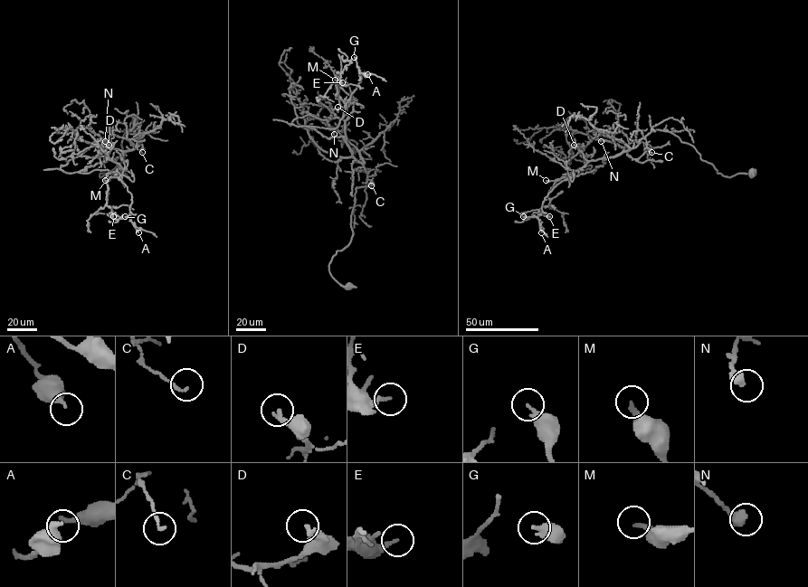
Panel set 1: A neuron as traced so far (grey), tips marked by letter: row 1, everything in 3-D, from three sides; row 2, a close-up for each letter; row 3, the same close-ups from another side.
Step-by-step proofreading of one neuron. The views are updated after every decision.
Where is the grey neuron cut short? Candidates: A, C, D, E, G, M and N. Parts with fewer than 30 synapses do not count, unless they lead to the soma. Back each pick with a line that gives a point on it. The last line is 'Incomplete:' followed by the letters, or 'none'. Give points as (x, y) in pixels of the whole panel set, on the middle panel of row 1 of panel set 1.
Incomplete: none

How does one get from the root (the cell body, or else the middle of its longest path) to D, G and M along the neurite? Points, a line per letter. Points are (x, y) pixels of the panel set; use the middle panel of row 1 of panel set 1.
D: (348, 285), (328, 264), (350, 241), (356, 189), (368, 184), (345, 122), (332, 111), (337, 107)
G: (348, 285), (328, 264), (352, 238), (367, 173), (343, 137), (308, 127), (338, 124), (361, 80), (354, 57)
M: (348, 285), (328, 264), (352, 238), (367, 173), (343, 137), (308, 127), (338, 124), (335, 80)

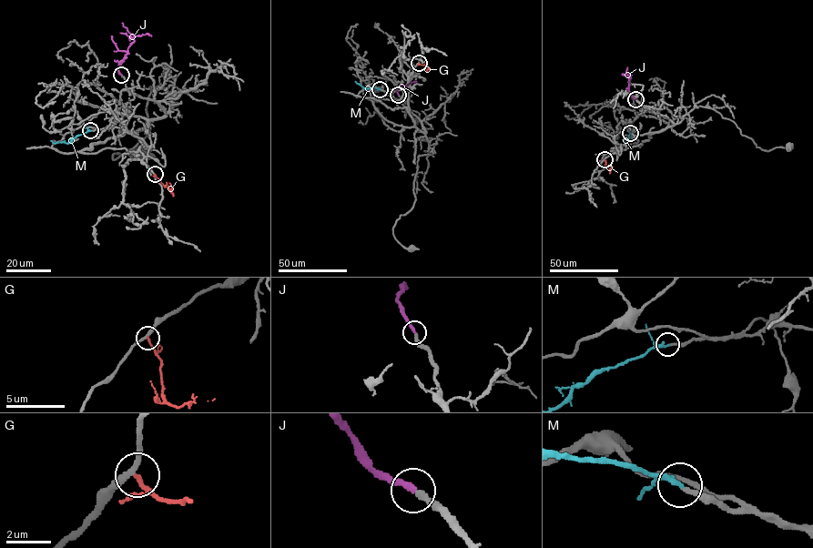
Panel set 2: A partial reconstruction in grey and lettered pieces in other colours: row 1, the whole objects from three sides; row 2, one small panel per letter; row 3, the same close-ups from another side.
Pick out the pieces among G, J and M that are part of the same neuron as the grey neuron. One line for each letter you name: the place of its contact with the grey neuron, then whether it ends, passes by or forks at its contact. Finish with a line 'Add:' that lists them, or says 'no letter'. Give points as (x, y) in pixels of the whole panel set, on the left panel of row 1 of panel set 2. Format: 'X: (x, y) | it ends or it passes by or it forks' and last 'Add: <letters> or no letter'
J: (121, 75) | it ends
M: (90, 130) | it ends
Add: J, M

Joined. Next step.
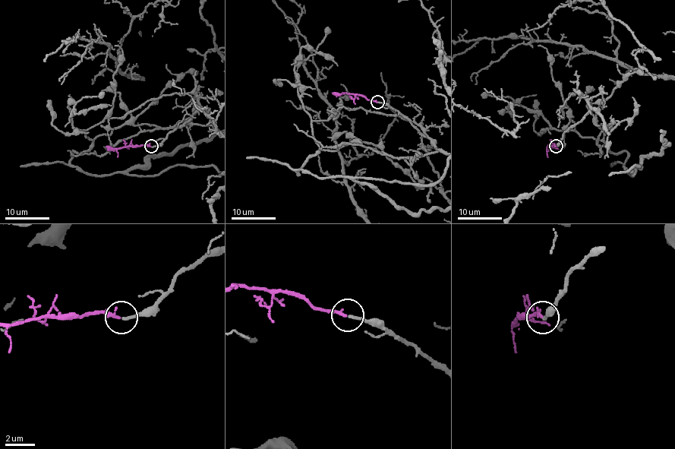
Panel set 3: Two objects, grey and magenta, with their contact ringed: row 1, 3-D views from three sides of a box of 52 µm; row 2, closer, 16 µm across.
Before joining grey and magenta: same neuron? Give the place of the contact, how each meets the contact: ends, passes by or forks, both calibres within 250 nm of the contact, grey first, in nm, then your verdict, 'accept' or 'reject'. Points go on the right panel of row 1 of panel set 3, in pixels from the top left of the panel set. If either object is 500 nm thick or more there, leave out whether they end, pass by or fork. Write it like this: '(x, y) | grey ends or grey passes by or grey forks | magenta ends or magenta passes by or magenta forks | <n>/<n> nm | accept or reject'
(556, 146) | grey ends | magenta ends | 190/220 nm | accept

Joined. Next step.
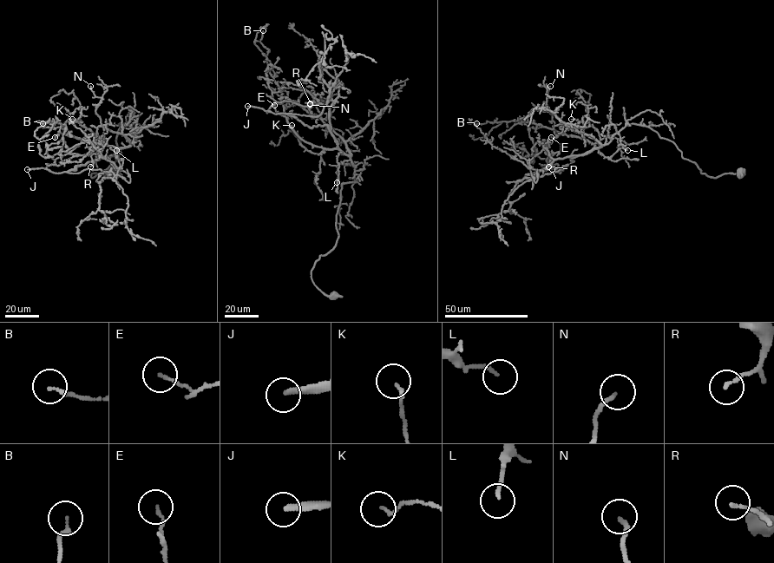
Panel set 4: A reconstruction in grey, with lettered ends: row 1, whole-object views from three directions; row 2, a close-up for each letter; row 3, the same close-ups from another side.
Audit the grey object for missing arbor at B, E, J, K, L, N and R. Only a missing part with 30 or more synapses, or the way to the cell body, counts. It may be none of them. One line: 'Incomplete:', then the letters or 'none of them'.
Incomplete: J

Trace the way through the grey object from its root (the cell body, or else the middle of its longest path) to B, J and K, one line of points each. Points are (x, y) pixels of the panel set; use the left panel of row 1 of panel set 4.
B: (113, 171), (91, 177), (118, 158), (121, 125), (134, 122), (134, 140), (119, 147), (42, 123)
J: (113, 171), (91, 177), (118, 158), (121, 125), (134, 122), (134, 140), (114, 154), (61, 173), (27, 169)
K: (113, 171), (91, 177), (118, 158), (121, 125), (135, 123), (131, 144), (116, 147), (107, 146), (72, 119)

